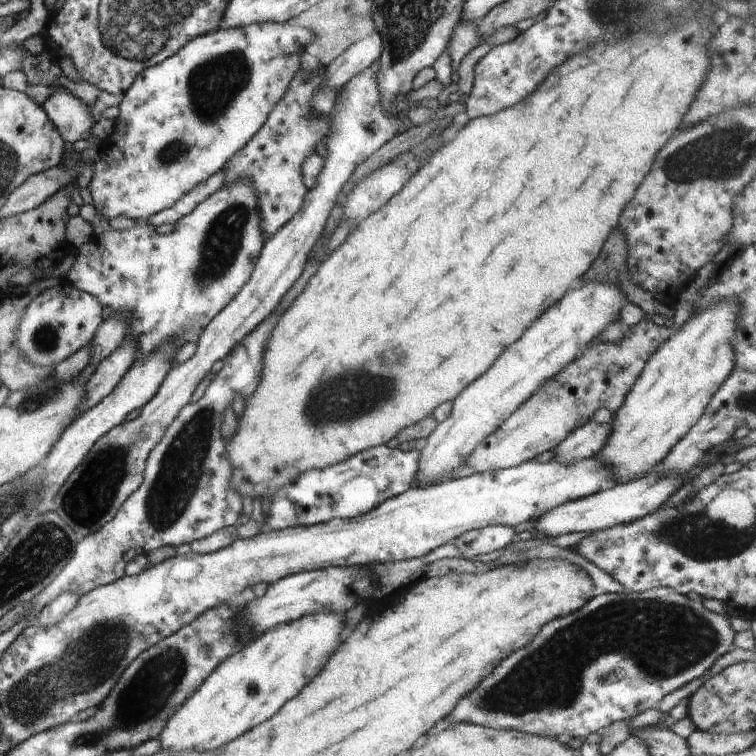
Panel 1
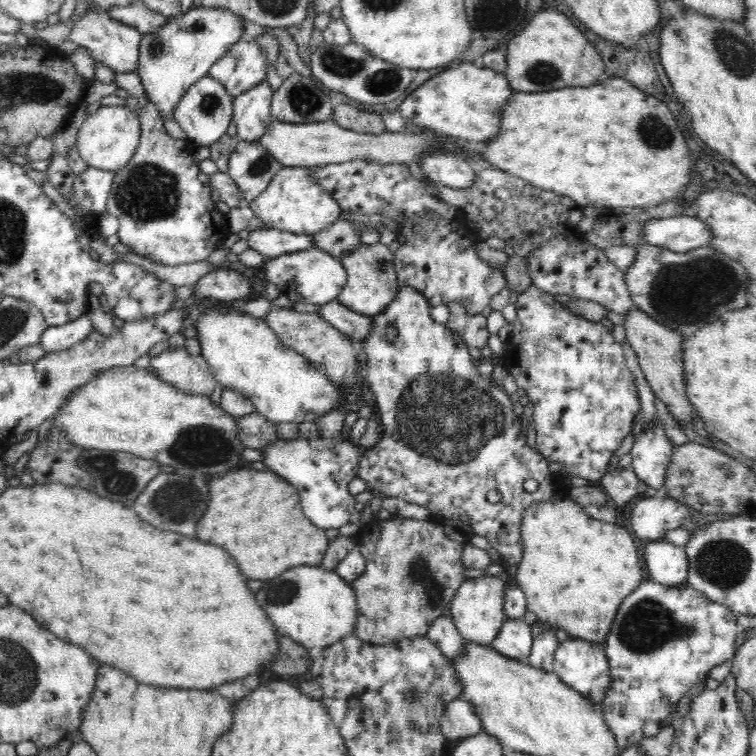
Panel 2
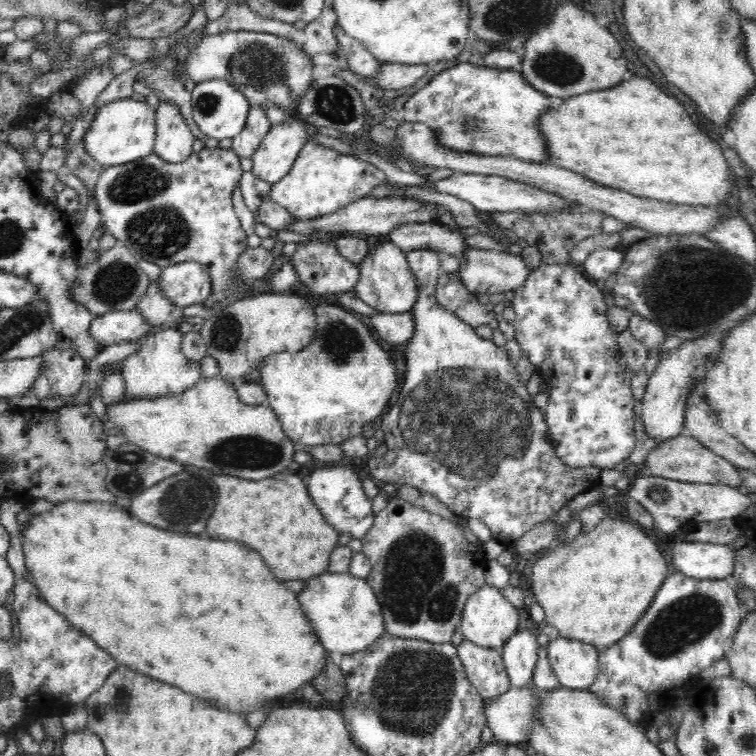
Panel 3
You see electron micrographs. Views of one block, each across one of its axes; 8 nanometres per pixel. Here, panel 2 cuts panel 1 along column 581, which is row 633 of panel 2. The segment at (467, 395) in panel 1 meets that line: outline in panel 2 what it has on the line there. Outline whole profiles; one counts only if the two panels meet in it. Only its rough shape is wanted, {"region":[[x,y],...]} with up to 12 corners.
{"region":[[320,565],[265,580],[256,600],[312,651],[352,635],[355,591]]}

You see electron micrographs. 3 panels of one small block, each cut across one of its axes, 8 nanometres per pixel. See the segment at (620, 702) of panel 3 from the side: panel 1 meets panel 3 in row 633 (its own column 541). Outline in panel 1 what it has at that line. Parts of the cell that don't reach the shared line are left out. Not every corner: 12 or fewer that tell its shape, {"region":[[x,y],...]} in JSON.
{"region":[[667,587],[548,622],[450,725],[586,738],[728,652]]}

